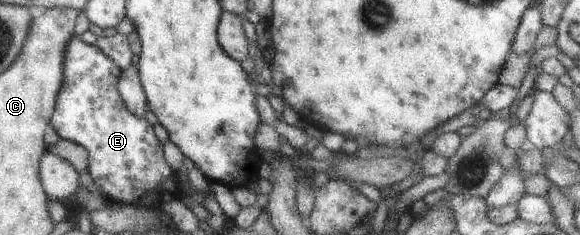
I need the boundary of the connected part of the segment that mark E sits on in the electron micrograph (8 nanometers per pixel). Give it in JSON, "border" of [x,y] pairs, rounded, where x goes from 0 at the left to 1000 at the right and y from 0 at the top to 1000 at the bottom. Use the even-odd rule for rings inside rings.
{"border":[[[133,153],[122,157],[110,187],[109,255],[107,357],[103,379],[97,391],[93,455],[88,494],[84,498],[83,528],[90,536],[90,549],[95,553],[103,591],[126,600],[129,613],[140,617],[147,630],[152,664],[148,732],[153,736],[155,749],[157,800],[171,804],[179,826],[181,843],[205,872],[216,868],[240,877],[238,868],[247,868],[247,881],[250,885],[259,885],[257,877],[264,877],[264,868],[271,868],[271,860],[284,864],[297,847],[309,843],[312,821],[310,783],[305,770],[302,732],[288,706],[288,694],[278,655],[279,613],[271,596],[267,574],[264,574],[262,536],[257,532],[248,502],[245,506],[236,502],[236,494],[229,494],[229,485],[219,468],[210,417],[205,409],[200,357],[209,294],[186,238],[181,238],[164,191],[147,187],[141,170],[136,170]]]}

